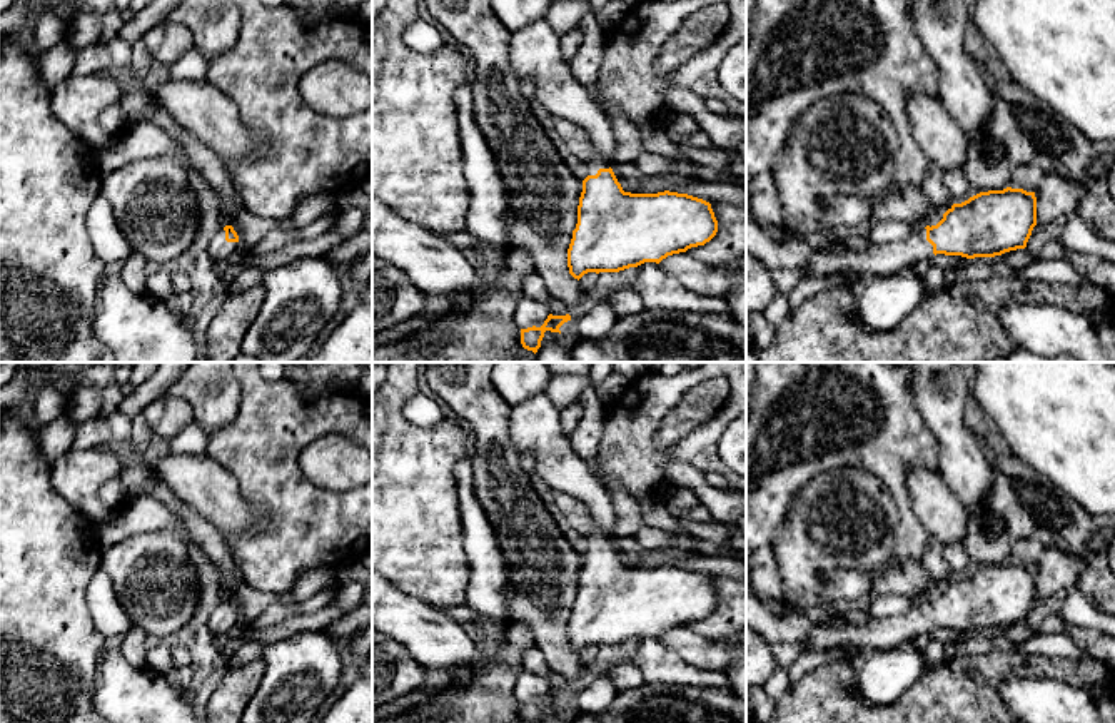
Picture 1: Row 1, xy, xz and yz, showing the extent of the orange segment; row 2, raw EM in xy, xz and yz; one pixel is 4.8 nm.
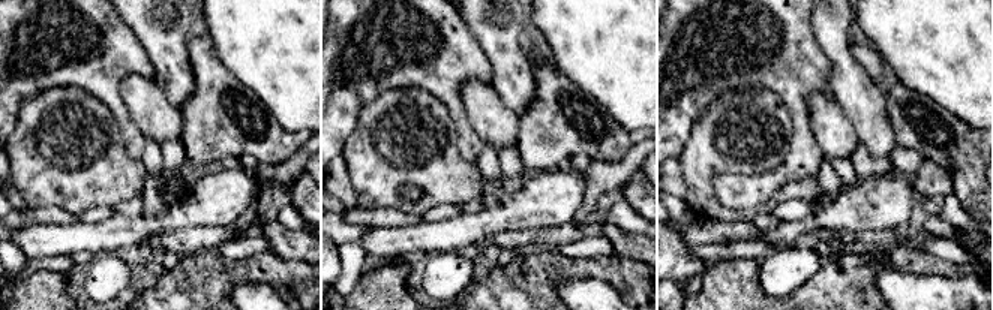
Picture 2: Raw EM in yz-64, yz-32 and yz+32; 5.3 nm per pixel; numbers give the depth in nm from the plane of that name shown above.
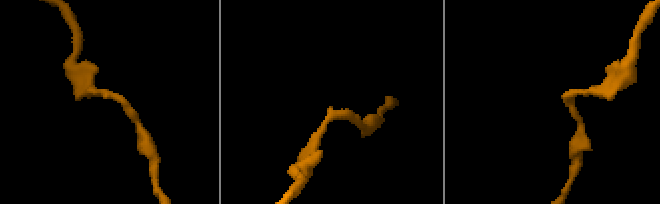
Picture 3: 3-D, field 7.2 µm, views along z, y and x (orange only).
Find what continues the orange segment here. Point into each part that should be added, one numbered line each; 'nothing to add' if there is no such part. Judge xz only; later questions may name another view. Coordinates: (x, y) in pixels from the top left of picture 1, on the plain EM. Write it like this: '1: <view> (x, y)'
1: xz (598, 535)

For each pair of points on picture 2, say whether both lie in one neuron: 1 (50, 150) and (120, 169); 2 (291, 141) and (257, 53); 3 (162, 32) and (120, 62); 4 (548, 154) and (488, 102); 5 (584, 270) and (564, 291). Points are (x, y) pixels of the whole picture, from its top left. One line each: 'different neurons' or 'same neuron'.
1: same neuron
2: different neurons
3: different neurons
4: different neurons
5: different neurons

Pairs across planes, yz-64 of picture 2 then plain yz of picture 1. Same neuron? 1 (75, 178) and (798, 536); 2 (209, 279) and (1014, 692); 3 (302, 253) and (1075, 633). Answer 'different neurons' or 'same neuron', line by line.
1: same neuron
2: different neurons
3: same neuron

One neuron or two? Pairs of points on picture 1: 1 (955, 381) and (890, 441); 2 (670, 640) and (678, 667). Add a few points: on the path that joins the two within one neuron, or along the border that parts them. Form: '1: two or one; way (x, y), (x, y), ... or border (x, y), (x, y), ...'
1: two; border (908, 379), (913, 403), (938, 448)
2: two; border (658, 638), (686, 662), (708, 668)

